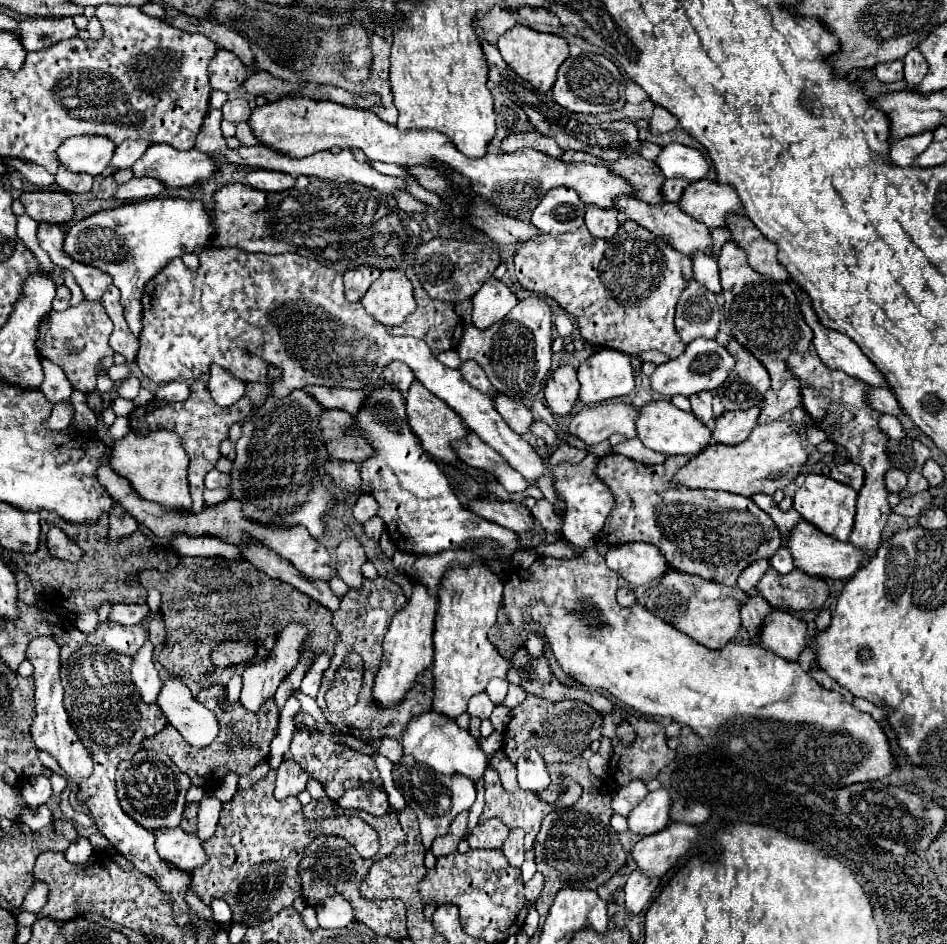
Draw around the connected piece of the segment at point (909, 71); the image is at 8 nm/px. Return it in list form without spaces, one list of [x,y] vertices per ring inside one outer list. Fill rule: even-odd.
[[[918,48],[910,50],[904,56],[904,78],[906,78],[906,82],[908,84],[920,84],[922,78],[926,76],[926,72],[928,72],[928,62],[922,56],[922,52]]]

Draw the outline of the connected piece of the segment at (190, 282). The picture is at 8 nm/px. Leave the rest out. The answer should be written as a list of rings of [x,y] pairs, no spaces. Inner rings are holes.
[[[210,246],[210,248],[204,248],[204,250],[198,254],[198,258],[200,258],[200,268],[198,268],[196,272],[188,270],[188,268],[184,266],[184,262],[182,262],[180,258],[176,258],[176,260],[172,260],[160,274],[156,274],[156,276],[148,282],[148,286],[146,286],[146,292],[144,292],[144,298],[142,298],[142,306],[144,306],[144,320],[142,320],[142,324],[144,324],[144,328],[142,328],[139,335],[140,347],[135,361],[140,370],[144,372],[144,376],[148,376],[152,382],[156,382],[156,384],[166,384],[166,382],[174,382],[174,380],[192,382],[192,380],[198,380],[198,378],[202,378],[204,374],[208,374],[212,364],[218,364],[218,366],[230,370],[236,378],[240,378],[240,380],[244,380],[244,382],[256,382],[256,380],[258,380],[258,382],[264,382],[264,384],[272,386],[272,394],[274,394],[276,398],[286,398],[294,388],[300,388],[300,386],[304,386],[304,384],[340,386],[340,388],[366,388],[366,386],[372,386],[374,382],[380,380],[382,370],[384,370],[392,360],[402,360],[402,362],[406,362],[406,364],[414,370],[418,382],[422,382],[428,390],[432,390],[432,394],[436,394],[438,398],[442,398],[456,414],[460,414],[460,418],[464,420],[464,424],[466,424],[474,434],[478,434],[488,446],[492,446],[500,456],[504,456],[504,460],[506,460],[514,470],[518,470],[526,480],[538,480],[538,478],[542,478],[542,474],[546,472],[546,466],[548,466],[548,464],[534,452],[534,448],[532,448],[520,434],[516,434],[514,430],[508,428],[508,424],[506,424],[506,422],[500,418],[500,414],[496,412],[494,400],[492,400],[488,394],[482,394],[480,390],[476,390],[474,386],[470,386],[470,384],[464,380],[464,376],[460,374],[460,370],[452,370],[452,368],[446,368],[444,364],[440,364],[438,358],[430,352],[430,348],[428,348],[428,344],[426,344],[424,340],[408,338],[408,336],[404,336],[404,338],[390,336],[390,334],[386,332],[386,328],[384,328],[380,322],[376,322],[376,320],[362,308],[360,302],[354,302],[354,304],[348,302],[348,300],[344,298],[342,274],[338,274],[338,272],[334,272],[334,270],[322,266],[322,264],[316,262],[316,260],[302,258],[302,256],[298,256],[298,254],[268,256],[268,254],[250,254],[250,252],[244,252],[244,250],[232,250],[232,248],[216,248],[216,246]],[[270,366],[274,366],[274,368],[280,370],[280,378],[278,378],[278,380],[272,380],[272,382],[270,382],[270,378],[268,378],[268,368],[270,368]]]

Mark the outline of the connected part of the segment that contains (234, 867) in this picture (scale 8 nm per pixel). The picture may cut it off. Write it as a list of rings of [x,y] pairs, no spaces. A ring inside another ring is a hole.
[[[270,770],[250,790],[238,790],[234,798],[222,806],[216,832],[202,844],[208,862],[192,872],[190,890],[206,904],[216,898],[226,900],[232,910],[232,922],[242,922],[246,926],[256,926],[256,922],[262,920],[266,922],[302,896],[298,862],[312,840],[338,834],[354,846],[362,858],[374,858],[380,846],[376,830],[356,816],[308,820],[298,798],[274,798],[274,780],[276,772]]]

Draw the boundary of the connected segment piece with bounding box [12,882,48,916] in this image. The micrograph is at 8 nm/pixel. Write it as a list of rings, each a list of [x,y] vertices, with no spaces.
[[[34,882],[34,886],[26,894],[22,906],[20,908],[12,908],[12,914],[16,916],[20,910],[38,914],[44,908],[44,904],[46,904],[46,892],[48,892],[48,886],[44,882]]]

